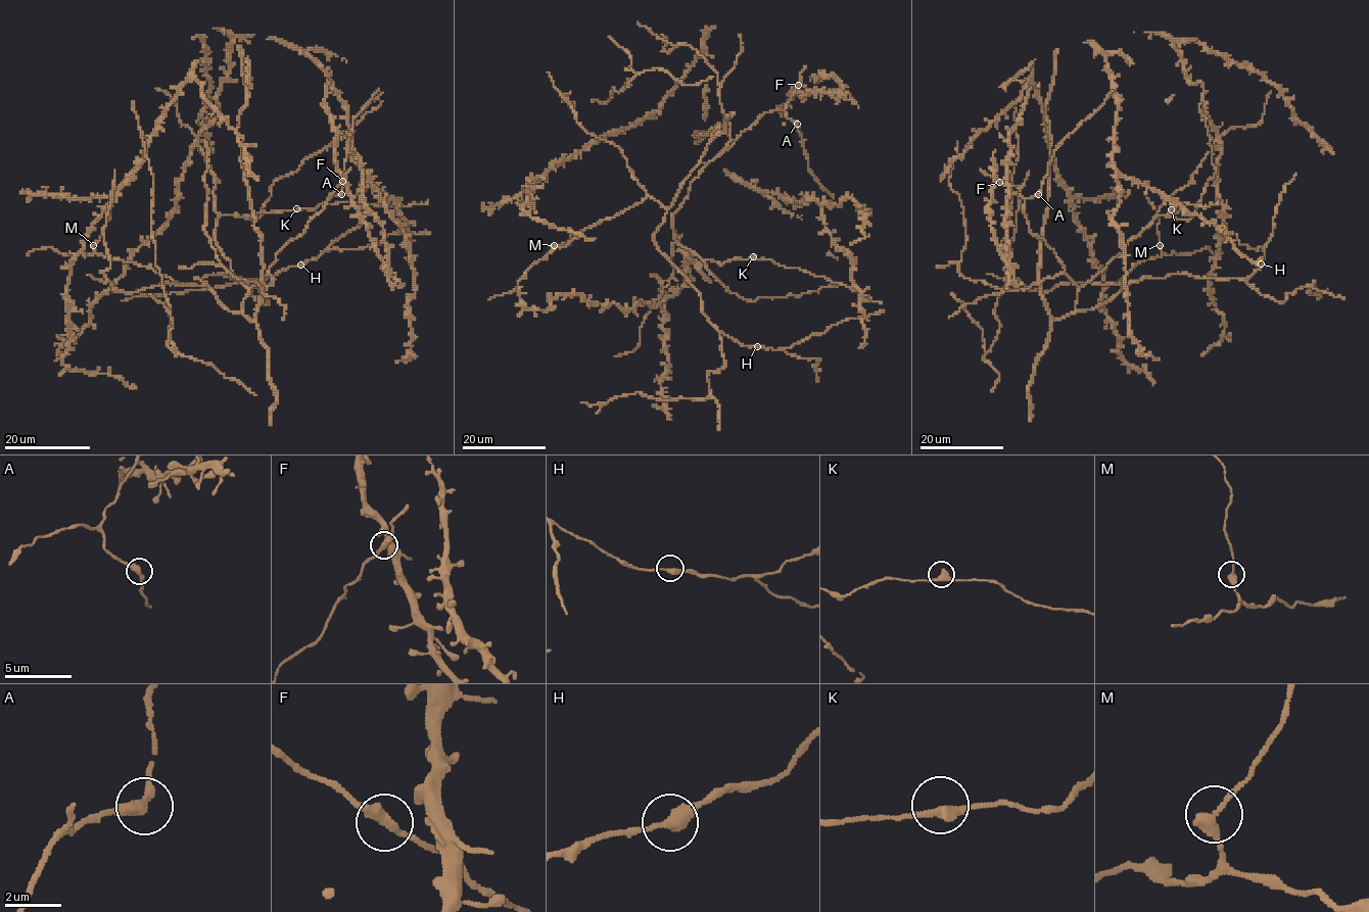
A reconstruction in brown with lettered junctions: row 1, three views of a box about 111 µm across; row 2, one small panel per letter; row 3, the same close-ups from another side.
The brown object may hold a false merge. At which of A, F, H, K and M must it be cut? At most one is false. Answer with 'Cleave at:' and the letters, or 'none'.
Cleave at: M

